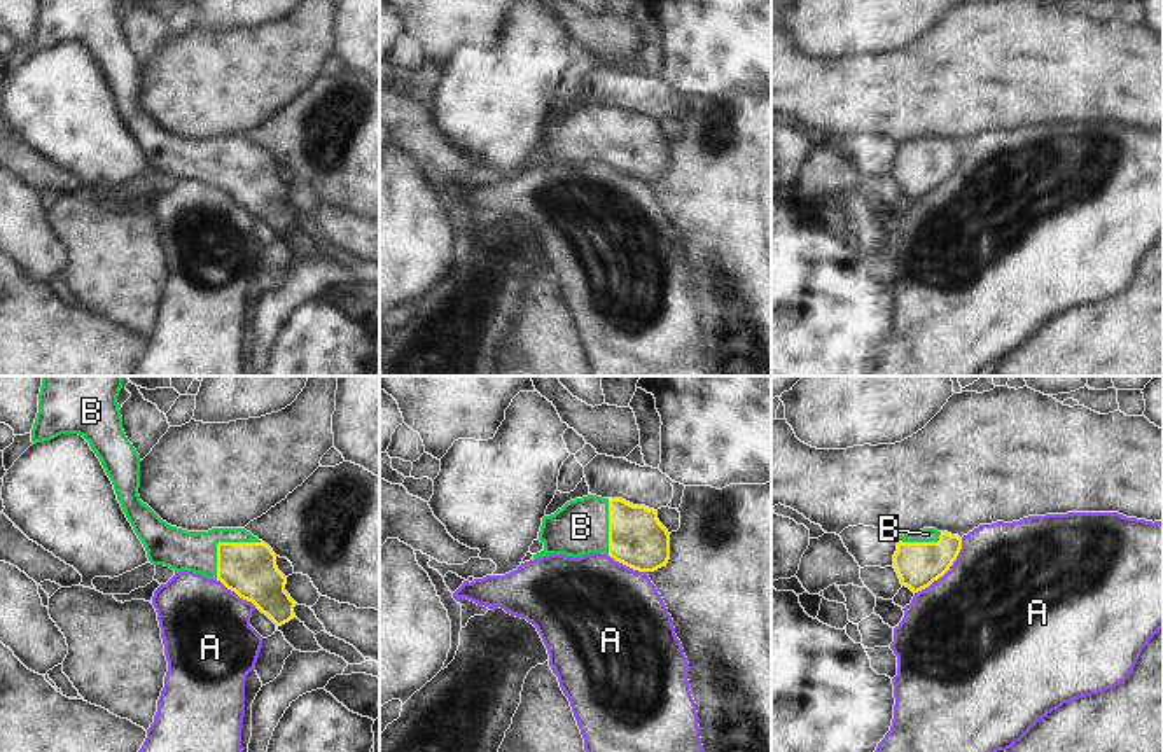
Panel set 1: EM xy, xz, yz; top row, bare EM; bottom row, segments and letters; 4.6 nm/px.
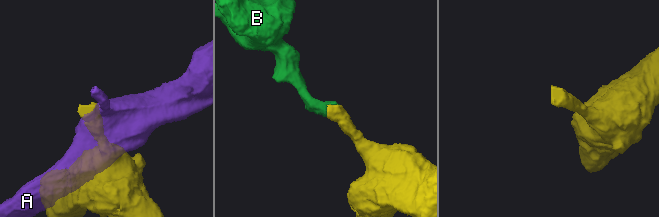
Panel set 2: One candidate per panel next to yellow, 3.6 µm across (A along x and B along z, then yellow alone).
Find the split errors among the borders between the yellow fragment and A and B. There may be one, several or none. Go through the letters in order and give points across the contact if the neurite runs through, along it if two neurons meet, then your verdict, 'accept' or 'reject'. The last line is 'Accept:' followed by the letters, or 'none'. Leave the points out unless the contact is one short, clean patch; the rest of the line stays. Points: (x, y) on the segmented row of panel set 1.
A: reject
B: runs through xy (249, 569), (222, 543), (210, 551), (194, 551); accept
Accept: B

